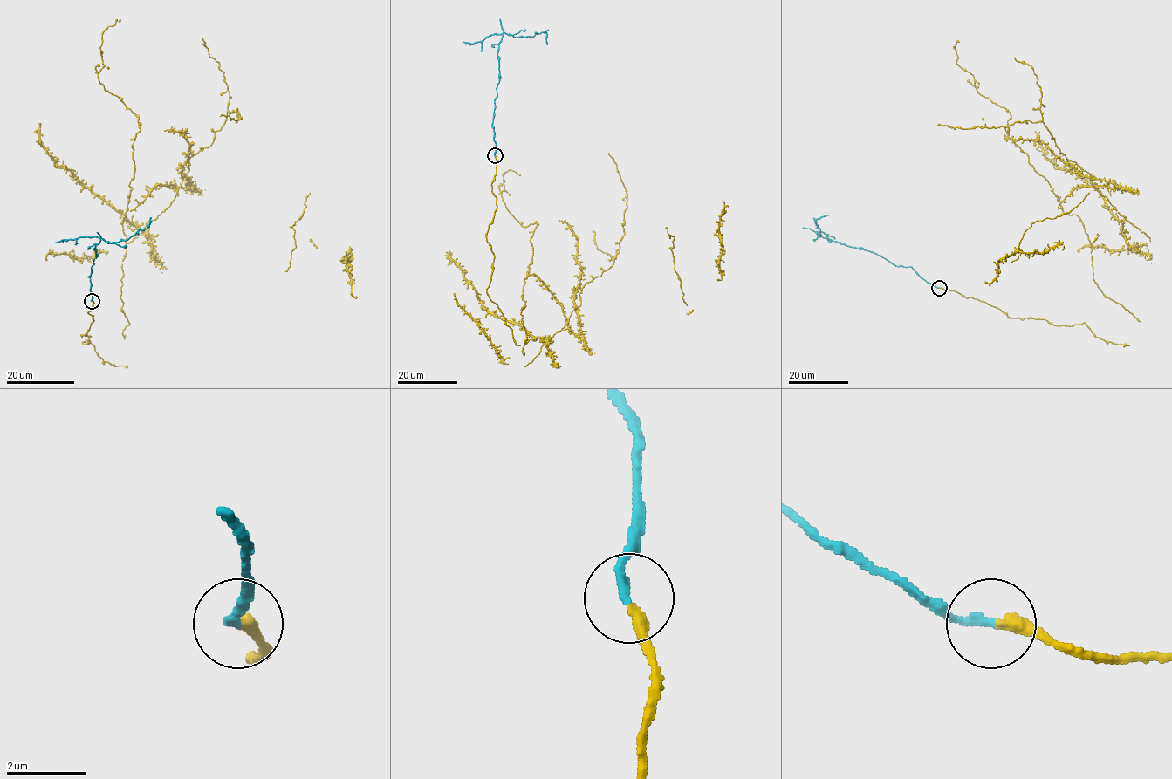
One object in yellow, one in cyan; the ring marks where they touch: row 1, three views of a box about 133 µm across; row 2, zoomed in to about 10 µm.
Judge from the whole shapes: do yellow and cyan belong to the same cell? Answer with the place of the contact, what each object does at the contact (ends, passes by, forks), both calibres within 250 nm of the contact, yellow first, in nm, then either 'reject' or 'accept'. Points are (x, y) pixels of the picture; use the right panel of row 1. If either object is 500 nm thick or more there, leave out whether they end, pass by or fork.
place (939, 288); yellow ends; cyan ends; calibres 320 and 220 nm; reject

